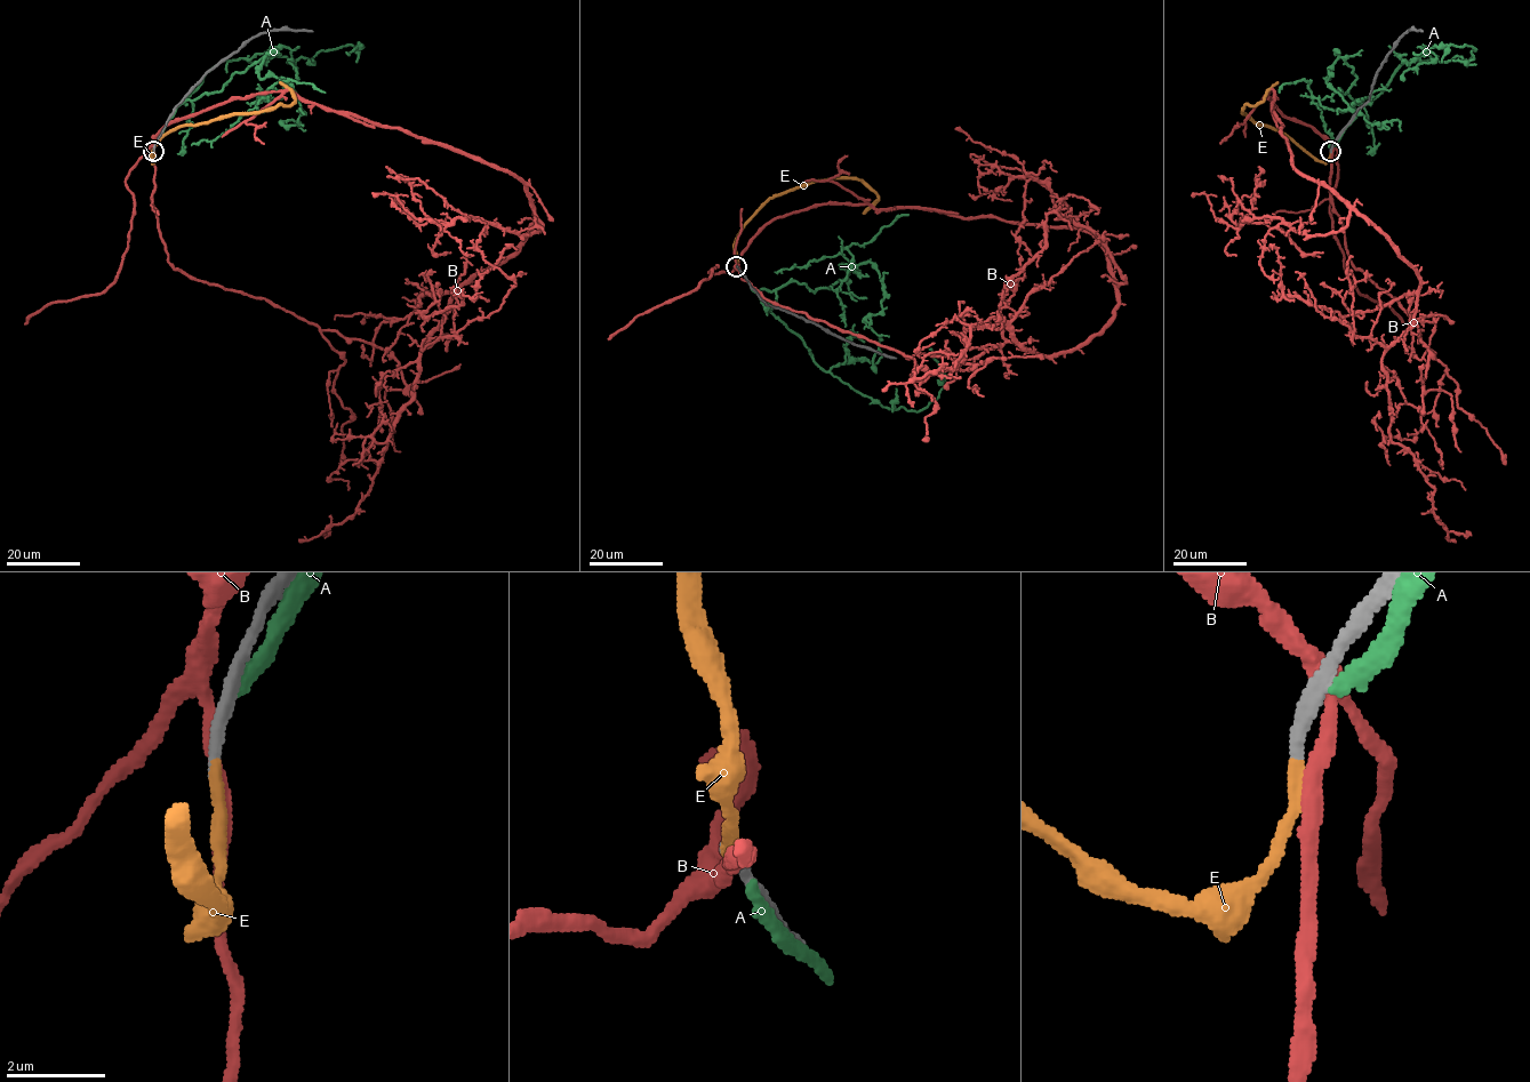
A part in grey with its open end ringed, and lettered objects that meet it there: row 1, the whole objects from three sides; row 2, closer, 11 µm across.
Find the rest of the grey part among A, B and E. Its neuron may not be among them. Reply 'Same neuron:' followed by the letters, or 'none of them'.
Same neuron: E

